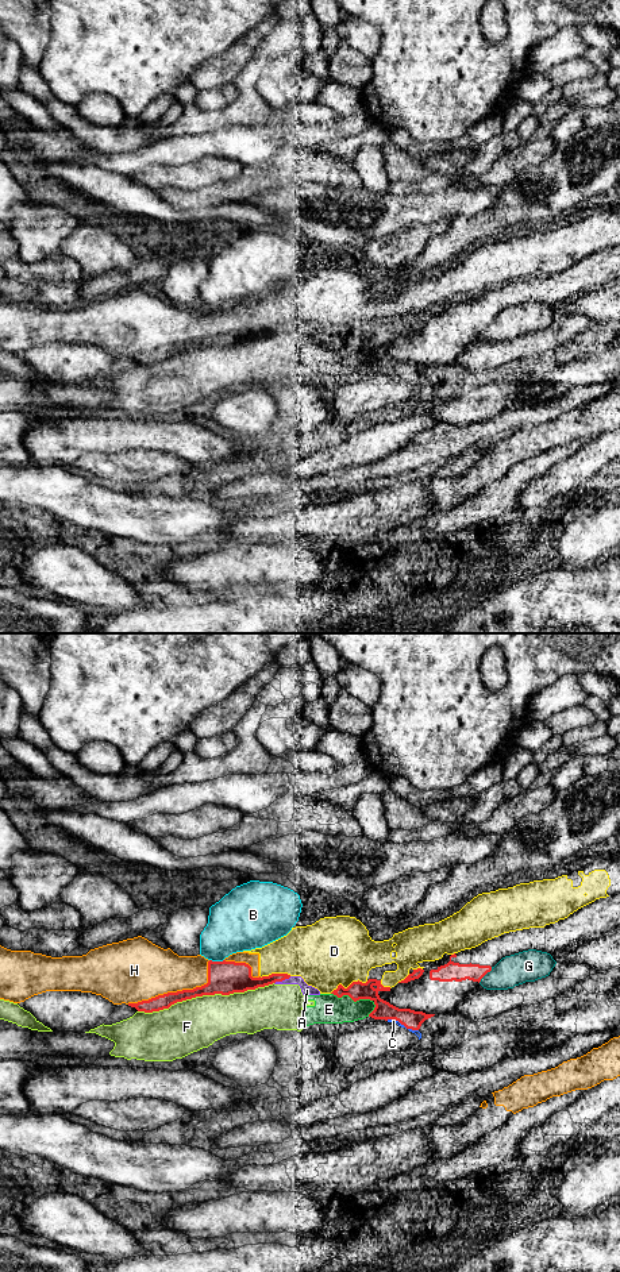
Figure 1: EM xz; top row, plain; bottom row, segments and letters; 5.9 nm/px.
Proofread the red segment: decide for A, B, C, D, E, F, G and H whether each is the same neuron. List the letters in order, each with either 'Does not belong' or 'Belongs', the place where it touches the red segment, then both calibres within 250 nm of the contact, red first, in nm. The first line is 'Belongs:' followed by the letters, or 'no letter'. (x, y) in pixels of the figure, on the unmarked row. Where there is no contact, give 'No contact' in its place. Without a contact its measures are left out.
Belongs: no letter
A: Does not belong. Touches red at xz (282, 331). Thickness 140 nm (red) against 60 nm
B: Does not belong. Touches red at xz (216, 313). Thickness 200 nm (red) against 320 nm
C: Does not belong. Touches red at xz (403, 376). Thickness 110 nm (red) against 30 nm
D: Does not belong. Touches red at xz (350, 336). Thickness 110 nm (red) against 400 nm
E: Does not belong. Touches red at xz (354, 353). Thickness 110 nm (red) against 180 nm
F: Does not belong. Touches red at xz (205, 346). Thickness 200 nm (red) against 320 nm
G: Does not belong. Touches red at xz (485, 326). Thickness 110 nm (red) against 180 nm
H: Does not belong. Touches red at xz (177, 343). Thickness 130 nm (red) against 340 nm

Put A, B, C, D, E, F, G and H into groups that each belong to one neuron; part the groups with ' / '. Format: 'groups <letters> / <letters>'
groups A B / C / D H / E F / G

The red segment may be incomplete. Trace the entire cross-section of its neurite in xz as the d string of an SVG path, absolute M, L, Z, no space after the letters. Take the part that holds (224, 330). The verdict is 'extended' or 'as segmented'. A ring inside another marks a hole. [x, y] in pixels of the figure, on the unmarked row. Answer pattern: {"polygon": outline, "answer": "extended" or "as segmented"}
{"polygon": "M208 313L208 335L196 339L193 342L182 342L177 344L167 344L158 347L149 352L142 352L138 355L128 355L128 358L135 359L138 363L153 365L163 361L169 361L177 354L192 351L203 347L230 347L234 344L244 344L247 342L255 342L258 339L265 339L276 334L282 334L289 331L288 325L272 325L269 328L251 328L251 319L246 315L235 313Z", "answer": "as segmented"}

